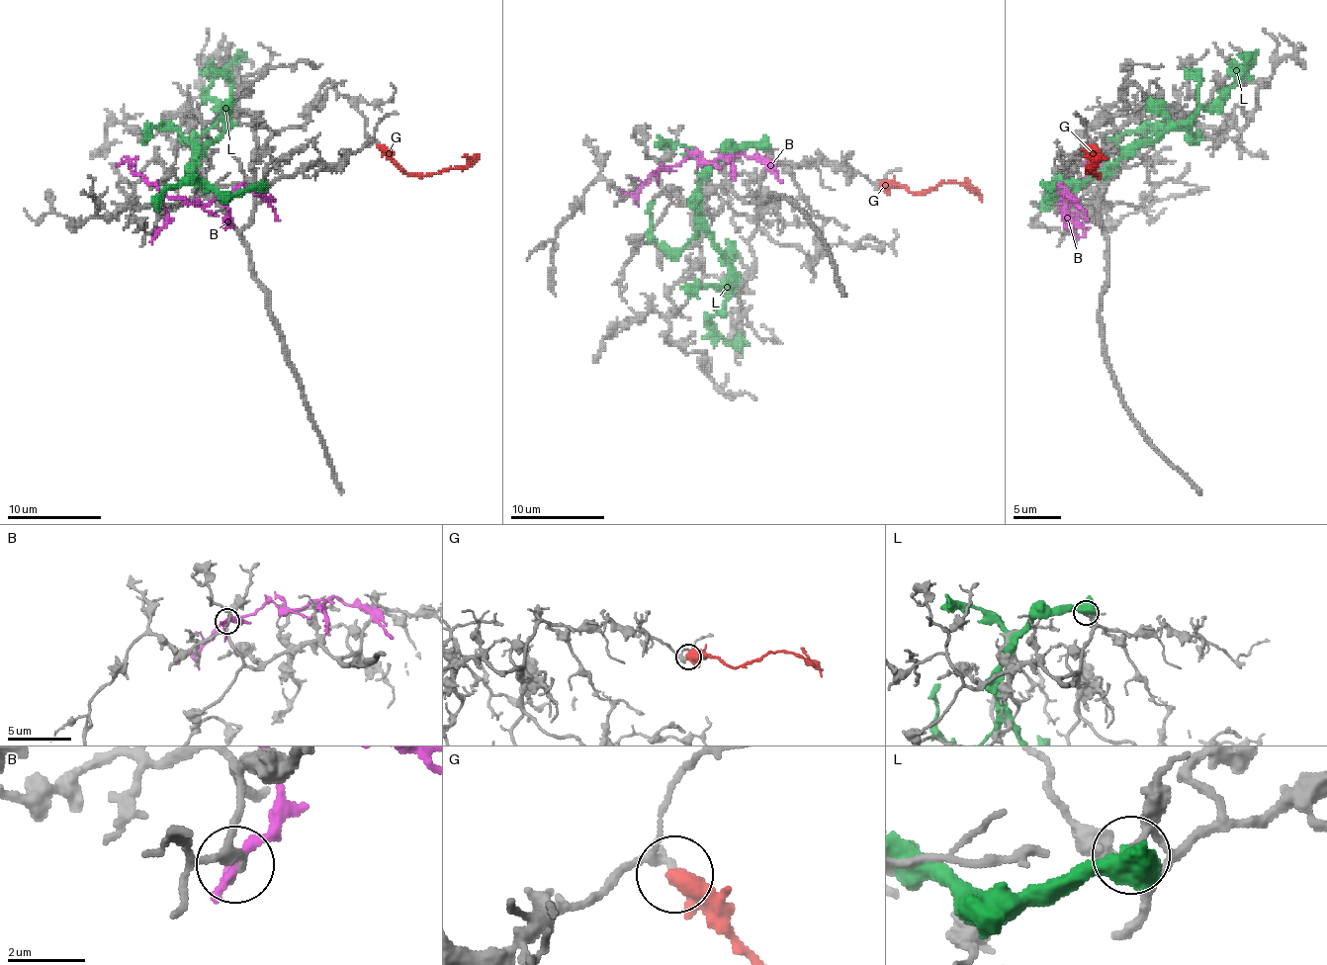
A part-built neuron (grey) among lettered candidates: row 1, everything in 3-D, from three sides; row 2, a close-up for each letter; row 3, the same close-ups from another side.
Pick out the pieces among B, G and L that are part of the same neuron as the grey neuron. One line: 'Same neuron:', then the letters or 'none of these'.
Same neuron: G

